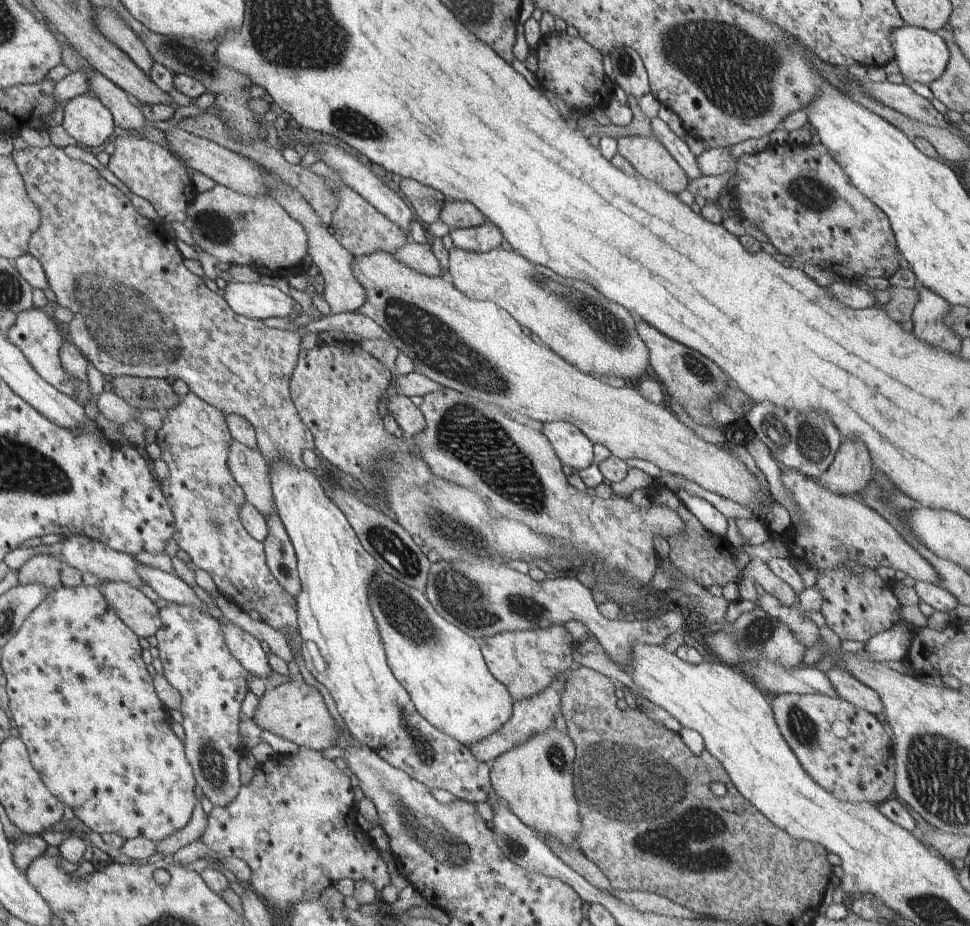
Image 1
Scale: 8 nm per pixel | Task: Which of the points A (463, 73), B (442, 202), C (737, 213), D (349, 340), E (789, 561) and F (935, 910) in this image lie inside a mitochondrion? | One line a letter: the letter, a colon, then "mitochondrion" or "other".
A: other
B: other
C: other
D: other
E: other
F: mitochondrion

